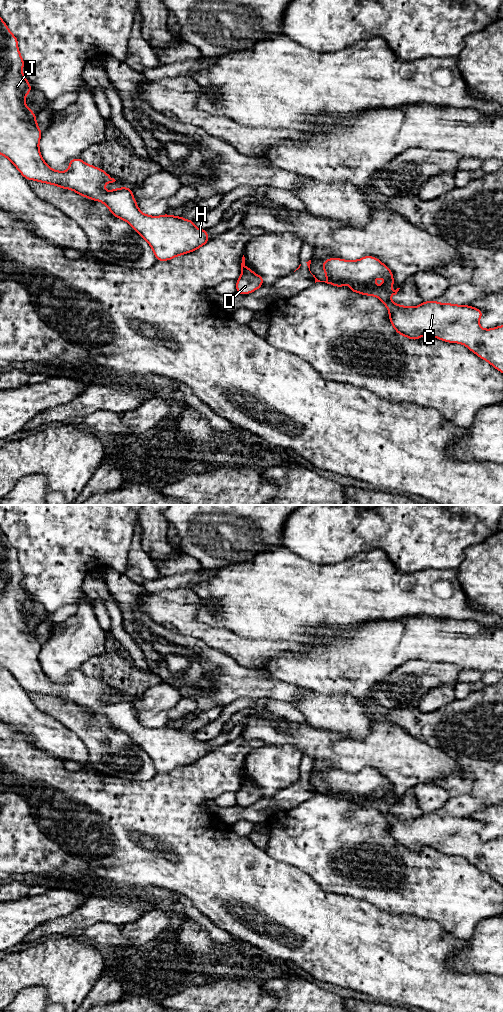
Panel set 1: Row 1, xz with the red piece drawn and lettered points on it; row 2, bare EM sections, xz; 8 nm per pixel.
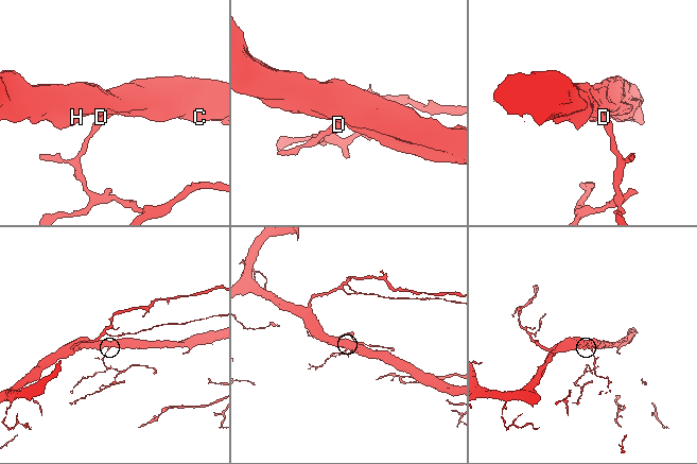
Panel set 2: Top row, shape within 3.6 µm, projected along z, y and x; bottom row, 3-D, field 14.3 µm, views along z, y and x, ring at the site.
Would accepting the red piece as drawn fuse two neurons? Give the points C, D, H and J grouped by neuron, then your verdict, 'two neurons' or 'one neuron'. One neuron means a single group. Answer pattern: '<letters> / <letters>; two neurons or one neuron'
C D H J; one neuron

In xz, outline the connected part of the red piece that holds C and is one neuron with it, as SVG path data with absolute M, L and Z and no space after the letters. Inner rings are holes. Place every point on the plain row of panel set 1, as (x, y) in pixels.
M370 767L359 772L343 772L332 769L322 773L321 776L327 792L320 793L313 787L315 795L325 794L366 808L378 809L388 821L390 835L399 847L411 852L419 852L422 848L429 847L448 855L463 856L503 886L503 837L492 841L482 841L479 837L479 831L484 826L482 822L469 817L439 815L434 812L424 813L415 819L393 815L390 813L390 809L396 807L400 801L397 800L393 804L389 803L394 798L394 787L378 770ZM378 789L384 790L386 794L376 799L373 794Z

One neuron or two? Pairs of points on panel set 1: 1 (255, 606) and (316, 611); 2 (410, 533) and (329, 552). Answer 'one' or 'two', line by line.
1: one
2: one

